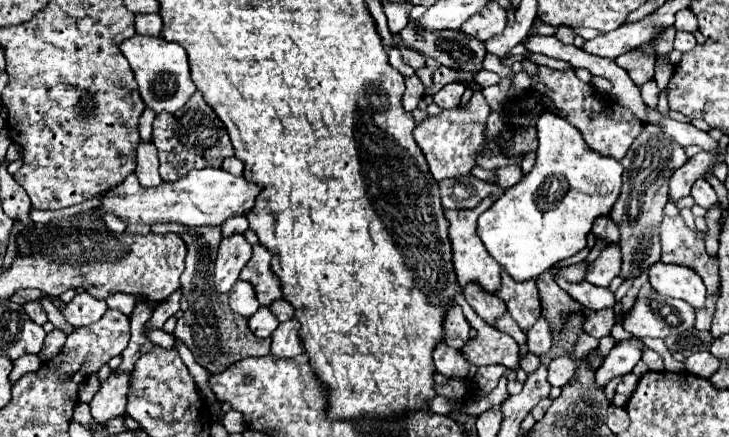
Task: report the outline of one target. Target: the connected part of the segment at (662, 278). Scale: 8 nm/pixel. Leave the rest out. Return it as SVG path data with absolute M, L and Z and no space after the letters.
M652 264L650 266L650 284L652 288L670 298L680 298L694 308L704 308L706 304L706 286L702 278L688 266L676 264Z

